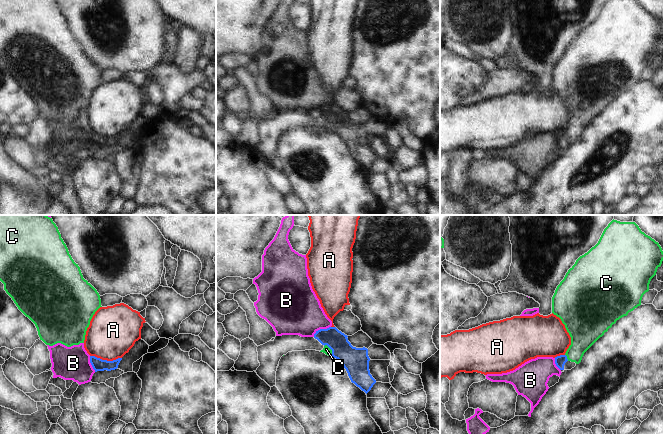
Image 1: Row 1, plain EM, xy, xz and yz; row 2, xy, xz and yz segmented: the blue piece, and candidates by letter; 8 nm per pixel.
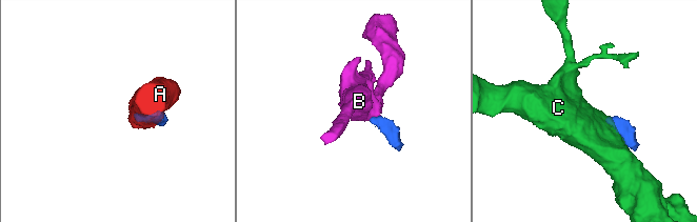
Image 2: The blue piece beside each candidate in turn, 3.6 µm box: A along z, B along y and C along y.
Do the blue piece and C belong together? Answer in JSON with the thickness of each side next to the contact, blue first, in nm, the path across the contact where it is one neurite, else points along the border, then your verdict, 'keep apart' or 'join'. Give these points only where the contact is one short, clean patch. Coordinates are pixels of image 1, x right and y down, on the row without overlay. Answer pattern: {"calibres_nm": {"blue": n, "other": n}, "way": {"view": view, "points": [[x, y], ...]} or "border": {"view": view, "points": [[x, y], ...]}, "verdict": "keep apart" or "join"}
{"calibres_nm": {"blue": 200, "other": 60}, "way": {"view": "xz", "points": [[355, 136], [341, 125], [331, 125], [326, 125]]}, "verdict": "join"}

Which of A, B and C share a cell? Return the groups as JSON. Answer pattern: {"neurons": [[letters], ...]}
{"neurons": [["A"], ["B"], ["C"]]}

